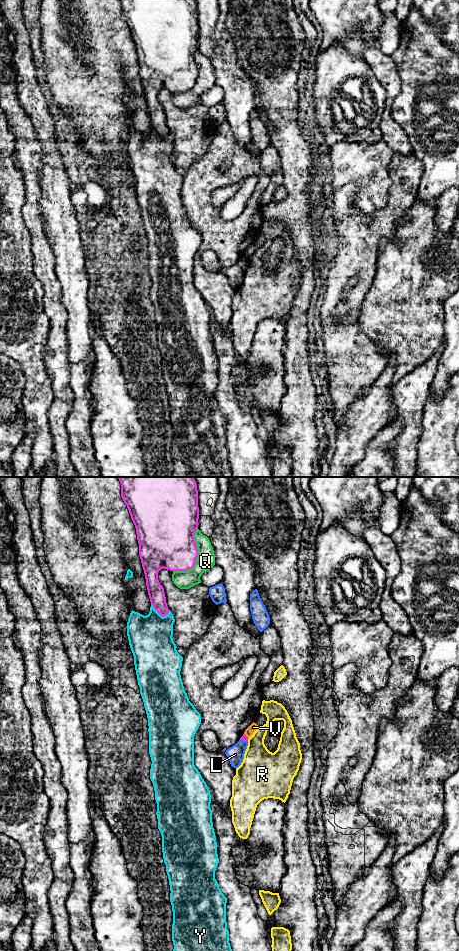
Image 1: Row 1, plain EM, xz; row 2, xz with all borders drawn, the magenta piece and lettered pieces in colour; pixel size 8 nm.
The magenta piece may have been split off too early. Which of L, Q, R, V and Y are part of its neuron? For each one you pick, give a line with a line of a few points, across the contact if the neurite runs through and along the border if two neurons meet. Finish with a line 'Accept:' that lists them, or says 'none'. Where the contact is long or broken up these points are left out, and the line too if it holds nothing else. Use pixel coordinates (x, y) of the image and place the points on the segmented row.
Accept: none

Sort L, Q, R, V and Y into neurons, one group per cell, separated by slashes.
L / Q / R / V / Y

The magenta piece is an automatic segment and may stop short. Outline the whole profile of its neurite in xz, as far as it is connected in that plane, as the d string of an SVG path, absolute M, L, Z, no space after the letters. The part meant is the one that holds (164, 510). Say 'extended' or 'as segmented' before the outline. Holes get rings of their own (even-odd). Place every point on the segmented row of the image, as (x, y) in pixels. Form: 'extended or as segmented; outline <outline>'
as segmented; outline M118 477L121 497L136 528L139 556L150 602L162 616L169 613L164 588L158 580L161 569L187 571L194 567L198 549L194 534L198 528L198 490L194 477Z

